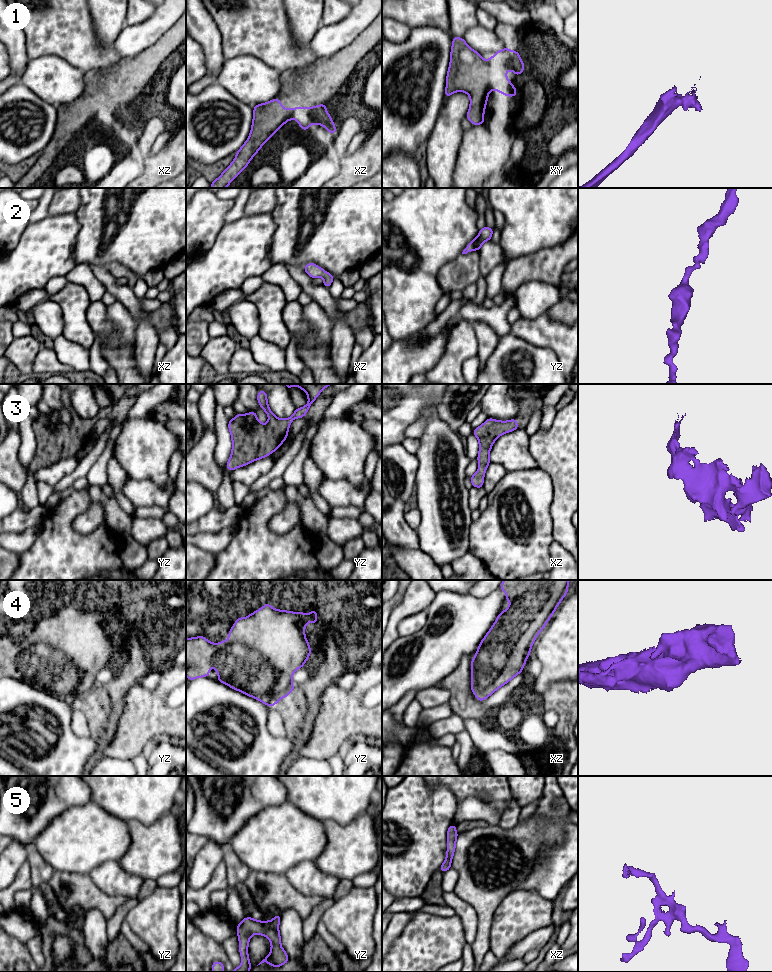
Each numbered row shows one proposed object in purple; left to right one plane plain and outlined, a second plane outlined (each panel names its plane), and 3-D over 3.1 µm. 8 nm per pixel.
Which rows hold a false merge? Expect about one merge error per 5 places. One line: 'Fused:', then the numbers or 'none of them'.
Fused: none of them

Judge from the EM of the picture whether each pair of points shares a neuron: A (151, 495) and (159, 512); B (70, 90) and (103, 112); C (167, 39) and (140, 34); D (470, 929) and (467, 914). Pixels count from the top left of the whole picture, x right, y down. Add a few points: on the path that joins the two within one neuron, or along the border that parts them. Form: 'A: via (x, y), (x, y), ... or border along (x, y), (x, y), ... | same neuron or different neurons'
A: border along (167, 505), (134, 507) | different neurons
B: border along (78, 98), (62, 103), (57, 107) | different neurons
C: border along (175, 21), (154, 43), (140, 51) | different neurons
D: via (470, 925), (469, 918) | same neuron

